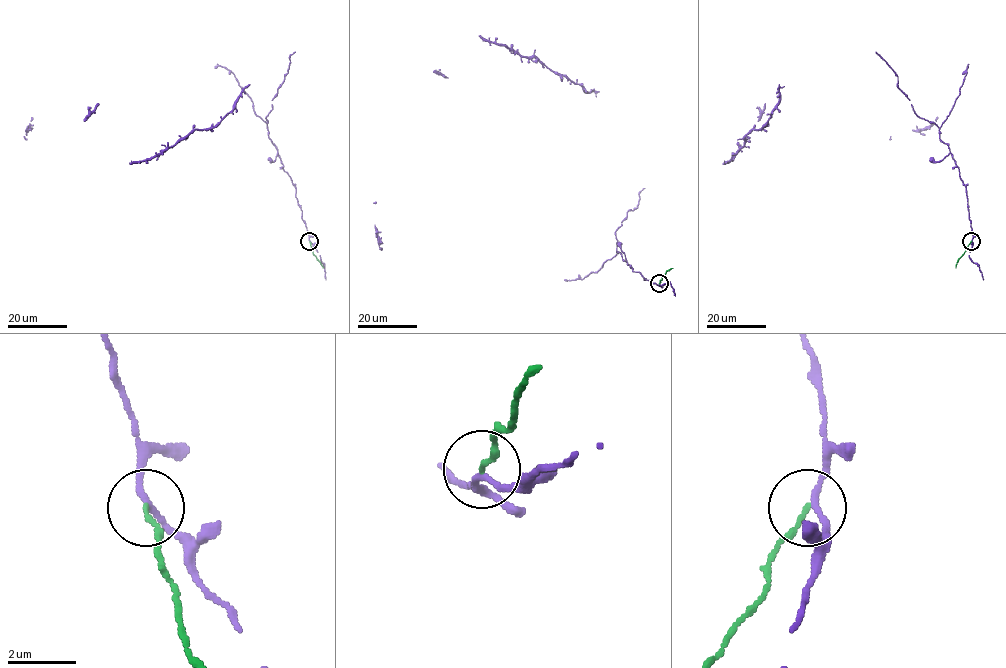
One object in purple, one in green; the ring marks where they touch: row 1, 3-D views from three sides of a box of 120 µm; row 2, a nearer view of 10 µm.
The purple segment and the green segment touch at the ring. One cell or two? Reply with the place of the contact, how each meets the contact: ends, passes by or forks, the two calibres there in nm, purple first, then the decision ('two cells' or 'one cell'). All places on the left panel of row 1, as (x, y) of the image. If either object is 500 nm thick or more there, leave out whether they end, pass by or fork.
at (309, 241); purple passes by; green ends there; 150 nm thick on the purple side, 130 nm on the other; two cells

